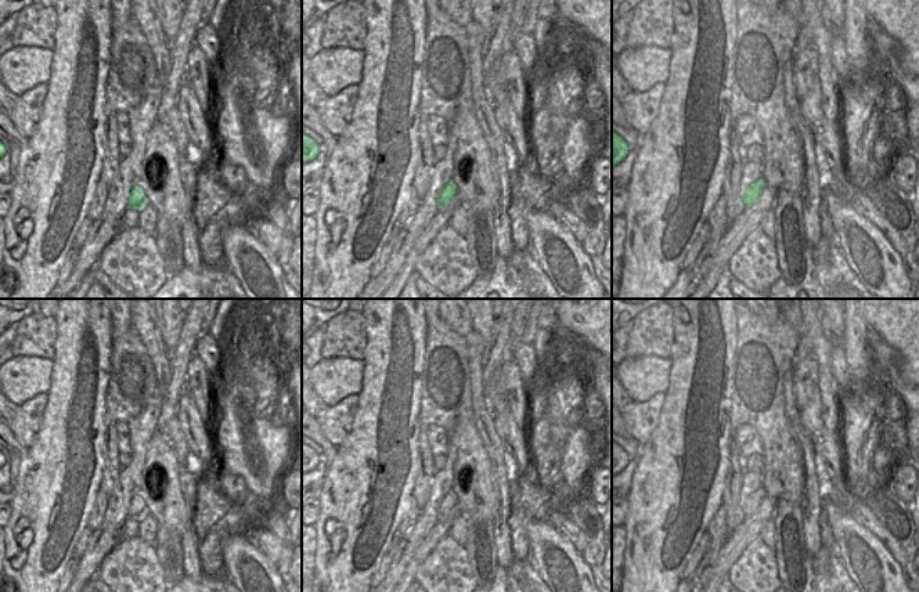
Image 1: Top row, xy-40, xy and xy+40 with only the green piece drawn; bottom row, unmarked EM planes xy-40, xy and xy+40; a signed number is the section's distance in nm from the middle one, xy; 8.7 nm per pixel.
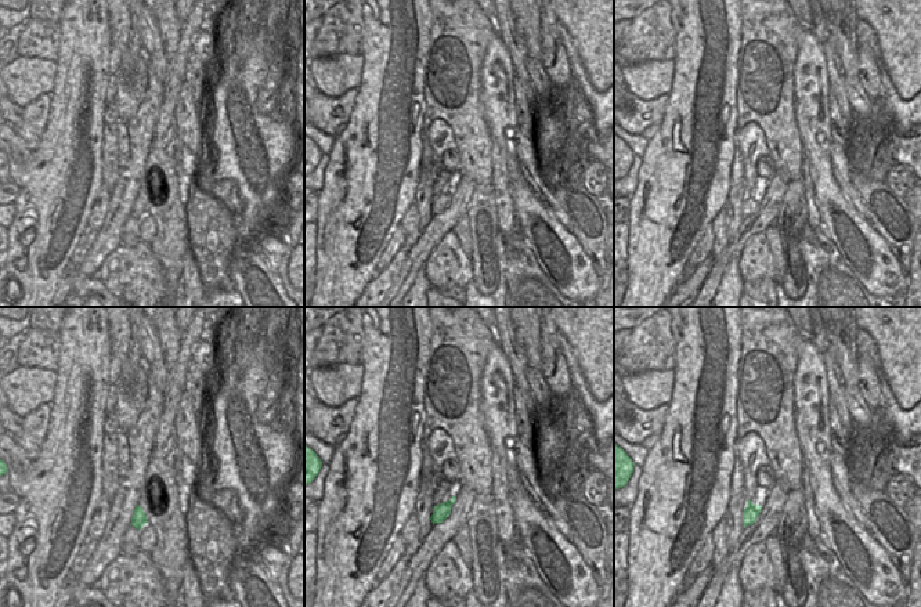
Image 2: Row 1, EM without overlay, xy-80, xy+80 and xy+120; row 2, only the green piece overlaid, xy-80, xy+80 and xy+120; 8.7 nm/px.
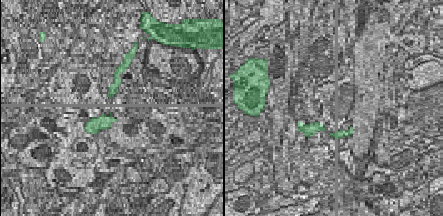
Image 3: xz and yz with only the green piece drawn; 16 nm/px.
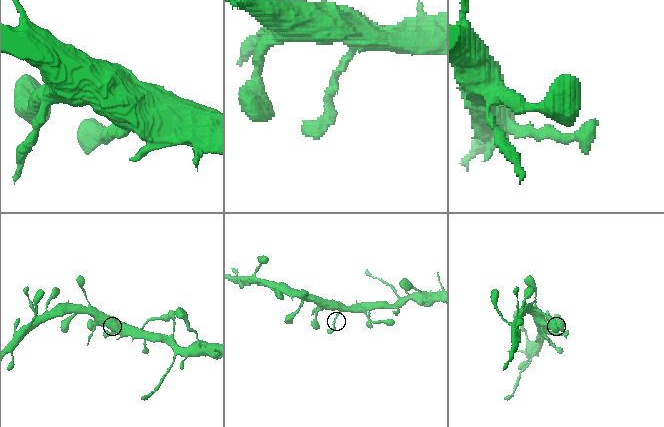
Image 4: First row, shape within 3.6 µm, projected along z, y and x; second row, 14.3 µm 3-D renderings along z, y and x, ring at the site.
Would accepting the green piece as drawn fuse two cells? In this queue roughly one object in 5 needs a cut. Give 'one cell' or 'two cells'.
one cell

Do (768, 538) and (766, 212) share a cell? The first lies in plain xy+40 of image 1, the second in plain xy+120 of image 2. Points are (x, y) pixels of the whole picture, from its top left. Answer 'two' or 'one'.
two

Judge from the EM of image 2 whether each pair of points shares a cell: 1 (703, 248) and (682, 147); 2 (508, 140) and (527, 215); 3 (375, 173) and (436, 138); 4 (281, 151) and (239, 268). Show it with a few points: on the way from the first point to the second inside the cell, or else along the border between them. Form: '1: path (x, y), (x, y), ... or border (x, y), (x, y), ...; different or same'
1: border (710, 223), (685, 264); different
2: path (510, 158), (515, 180), (522, 197); same
3: border (422, 130), (425, 138); different
4: border (252, 234), (239, 237); different

